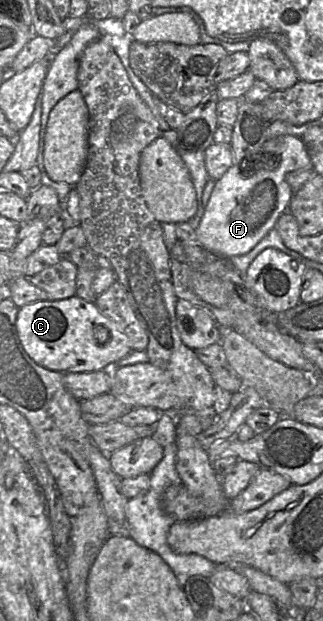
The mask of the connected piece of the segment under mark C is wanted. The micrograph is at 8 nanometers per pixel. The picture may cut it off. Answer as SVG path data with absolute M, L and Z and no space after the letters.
M77 295L19 308L16 329L24 350L37 364L61 373L111 370L133 351L120 327L102 314L94 303Z

